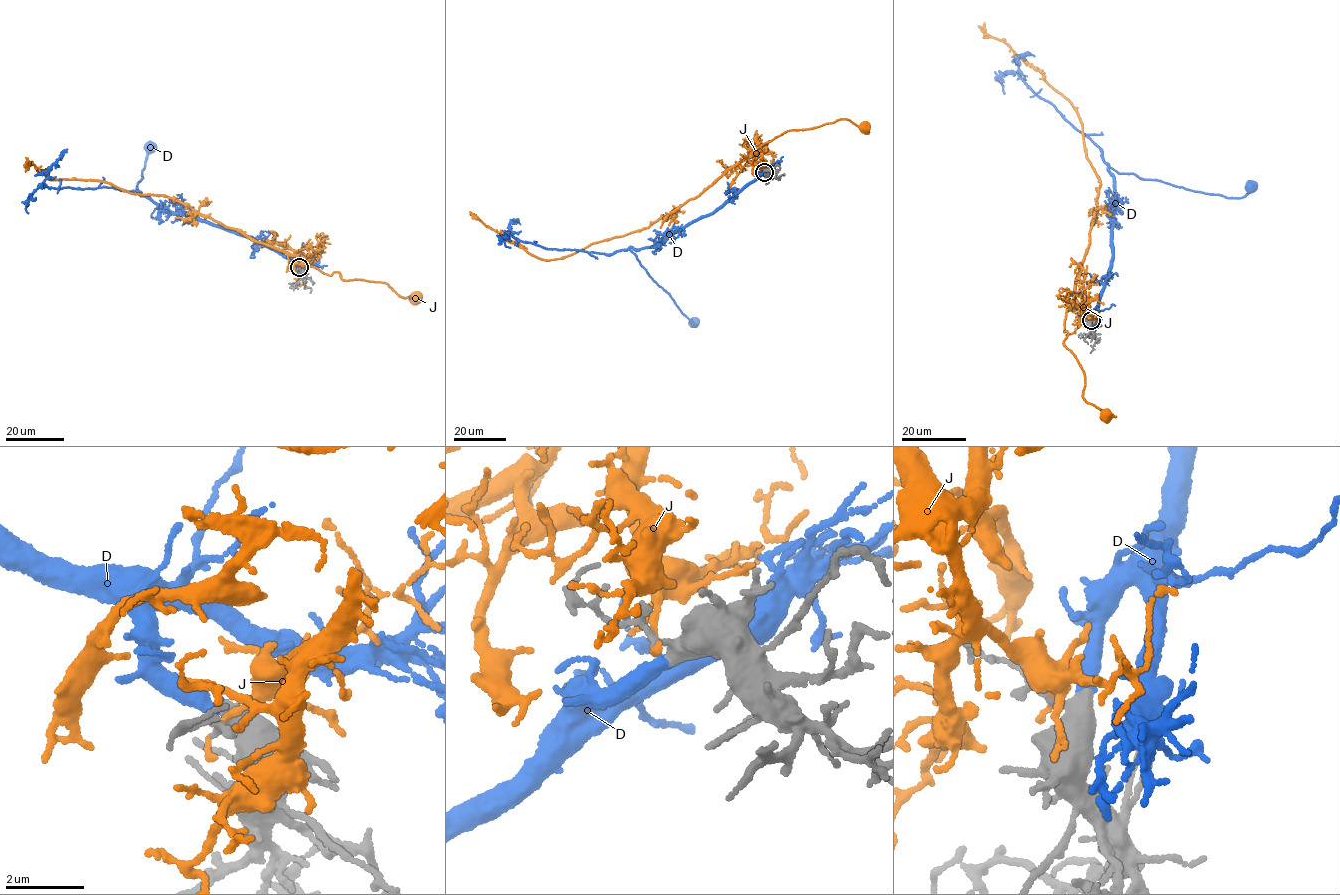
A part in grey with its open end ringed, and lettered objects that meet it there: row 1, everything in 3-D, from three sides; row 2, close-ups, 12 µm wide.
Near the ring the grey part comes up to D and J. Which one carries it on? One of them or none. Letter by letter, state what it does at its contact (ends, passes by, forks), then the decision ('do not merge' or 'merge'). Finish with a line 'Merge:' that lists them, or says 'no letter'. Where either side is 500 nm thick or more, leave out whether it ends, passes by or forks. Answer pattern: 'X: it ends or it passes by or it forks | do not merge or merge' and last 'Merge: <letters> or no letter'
D: it ends | merge
J: it ends | do not merge
Merge: D

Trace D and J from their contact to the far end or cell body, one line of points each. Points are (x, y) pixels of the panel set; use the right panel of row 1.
D: (1091, 320), (1112, 253), (1111, 221), (1115, 203), (1109, 168), (1228, 197), (1240, 198), (1250, 187)
J: (1088, 321), (1080, 309), (1068, 309), (1064, 345), (1084, 371), (1082, 395), (1107, 414)

